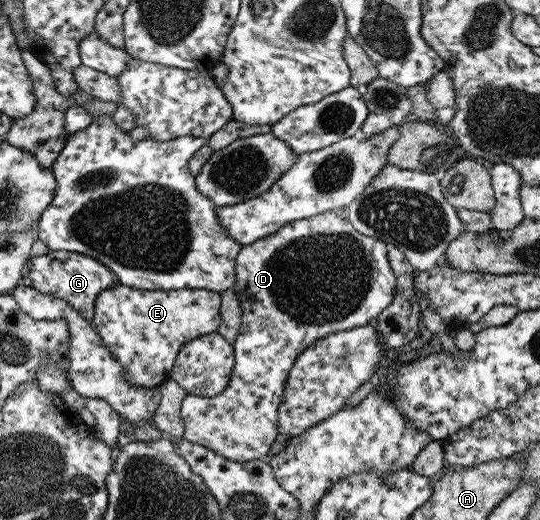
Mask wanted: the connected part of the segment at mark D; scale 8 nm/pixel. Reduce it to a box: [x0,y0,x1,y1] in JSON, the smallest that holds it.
[180,211,397,462]

